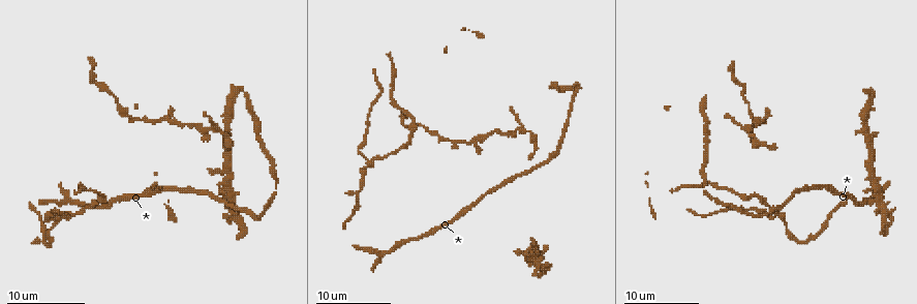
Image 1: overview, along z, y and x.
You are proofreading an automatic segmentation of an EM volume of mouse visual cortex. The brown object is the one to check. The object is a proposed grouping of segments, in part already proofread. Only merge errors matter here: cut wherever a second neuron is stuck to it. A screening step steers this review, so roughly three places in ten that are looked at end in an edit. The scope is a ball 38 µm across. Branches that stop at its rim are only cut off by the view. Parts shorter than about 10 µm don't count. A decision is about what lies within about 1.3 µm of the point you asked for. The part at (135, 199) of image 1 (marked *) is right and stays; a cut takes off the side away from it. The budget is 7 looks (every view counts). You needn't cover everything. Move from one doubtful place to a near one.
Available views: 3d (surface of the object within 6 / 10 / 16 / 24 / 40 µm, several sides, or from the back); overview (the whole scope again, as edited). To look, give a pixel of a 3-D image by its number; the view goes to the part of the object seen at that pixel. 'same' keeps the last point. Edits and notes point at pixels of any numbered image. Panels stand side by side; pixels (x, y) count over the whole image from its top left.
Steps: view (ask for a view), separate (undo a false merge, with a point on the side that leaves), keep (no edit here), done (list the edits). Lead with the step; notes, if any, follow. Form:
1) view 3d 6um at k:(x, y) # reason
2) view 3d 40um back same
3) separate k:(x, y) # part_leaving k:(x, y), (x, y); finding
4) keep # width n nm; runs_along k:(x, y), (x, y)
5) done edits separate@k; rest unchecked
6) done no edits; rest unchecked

view 3d 16um at 1:(56, 216) # branch point

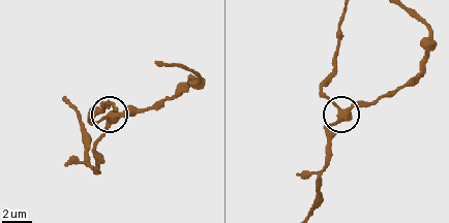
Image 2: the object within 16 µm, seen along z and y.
keep # width 340 nm; one neuron here

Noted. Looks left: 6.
view 3d 10um at 1:(167, 120) # two arms in line, one across

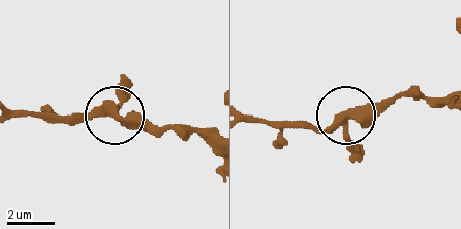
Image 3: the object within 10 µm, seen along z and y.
keep # width 360 nm; one neuron here

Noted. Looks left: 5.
view 3d 10um at 1:(519, 250) # thick turns thin

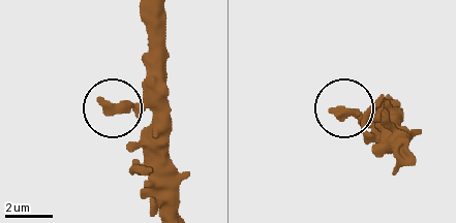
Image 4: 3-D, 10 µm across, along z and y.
view 3d 6um at 4:(341, 113) # zoom in

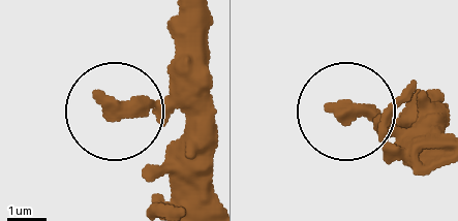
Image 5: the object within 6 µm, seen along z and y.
keep # all the same neuron

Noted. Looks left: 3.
done no edits; rest unchecked

